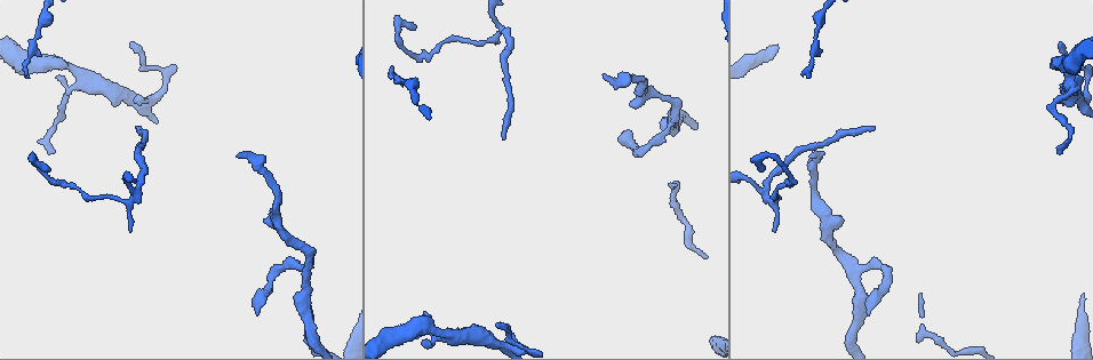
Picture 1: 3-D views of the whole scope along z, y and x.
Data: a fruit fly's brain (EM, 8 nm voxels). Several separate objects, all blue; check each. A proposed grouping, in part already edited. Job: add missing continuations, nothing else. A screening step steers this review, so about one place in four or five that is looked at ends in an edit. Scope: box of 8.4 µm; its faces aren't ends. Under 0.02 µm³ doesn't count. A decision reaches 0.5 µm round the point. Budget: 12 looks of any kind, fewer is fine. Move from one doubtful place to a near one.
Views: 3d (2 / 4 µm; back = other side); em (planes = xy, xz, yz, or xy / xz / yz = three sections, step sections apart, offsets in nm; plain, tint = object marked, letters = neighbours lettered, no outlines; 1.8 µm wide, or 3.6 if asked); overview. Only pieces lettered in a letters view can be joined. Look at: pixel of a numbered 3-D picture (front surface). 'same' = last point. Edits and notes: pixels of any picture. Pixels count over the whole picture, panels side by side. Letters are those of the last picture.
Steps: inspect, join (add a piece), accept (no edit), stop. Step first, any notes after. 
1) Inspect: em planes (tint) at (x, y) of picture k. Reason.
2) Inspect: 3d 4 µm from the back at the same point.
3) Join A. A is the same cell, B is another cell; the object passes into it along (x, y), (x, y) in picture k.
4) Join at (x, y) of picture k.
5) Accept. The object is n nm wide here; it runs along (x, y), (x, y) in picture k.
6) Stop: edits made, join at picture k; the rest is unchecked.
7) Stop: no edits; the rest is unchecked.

Inspect: 3d 4 µm from the back at (499, 41) of picture 1. Branch stops here.

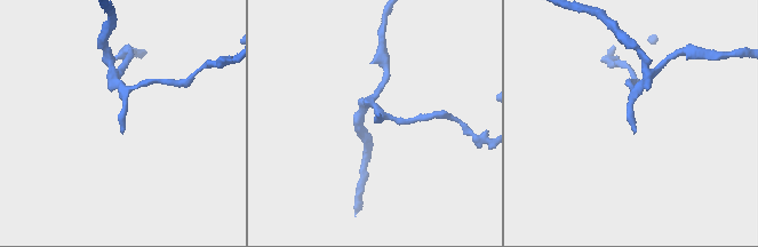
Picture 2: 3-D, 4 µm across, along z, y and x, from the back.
Inspect: em planes (letters) at (635, 133) of picture 2.

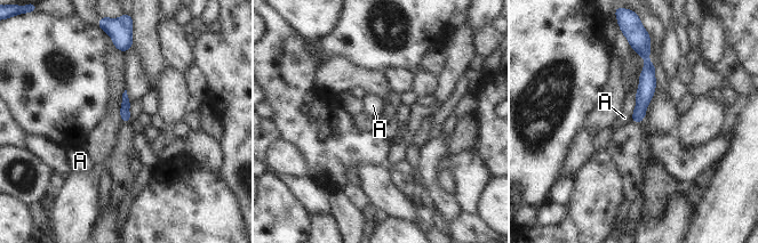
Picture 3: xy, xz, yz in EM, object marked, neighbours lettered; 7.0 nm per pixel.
Accept. The longest contact is with A, 60 nm; A is another cell; no lettered piece goes on from it.

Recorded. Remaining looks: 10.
Inspect: 3d 4 µm at (238, 156) of picture 1. Branch stops here.

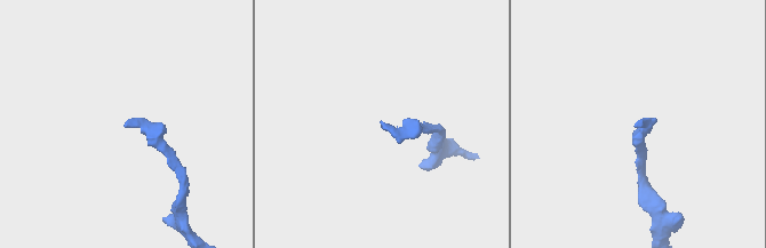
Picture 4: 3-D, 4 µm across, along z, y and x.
Inspect: em xz step 8 (letters) at (381, 123) of picture 4. Now the EM.

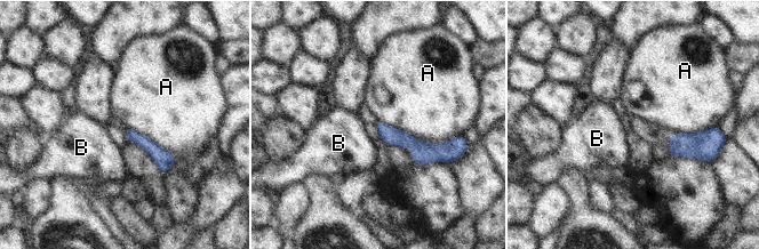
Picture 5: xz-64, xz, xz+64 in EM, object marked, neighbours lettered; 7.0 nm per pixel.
Accept. The longest contact is with A, 420 nm; A and B are other cells; it runs along (380, 125), (422, 152), (442, 152) in picture 5; none of them fits.

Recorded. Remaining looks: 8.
Inspect: em planes (tint) at (138, 127) of picture 1. An open end.

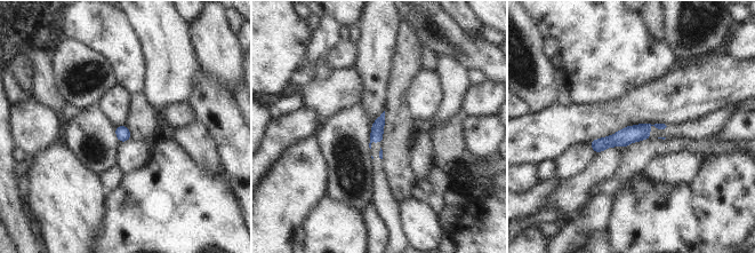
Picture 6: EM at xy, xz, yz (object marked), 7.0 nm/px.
Inspect: em planes (letters) at the same point. What lies round it.

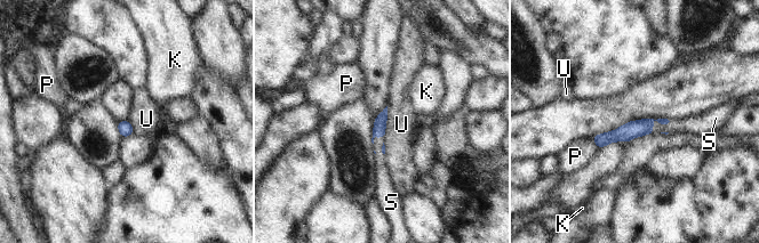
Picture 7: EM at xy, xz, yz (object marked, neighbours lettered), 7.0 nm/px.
Join S. S is the same cell, K, P and U are other cells; the object passes into it along (632, 129), (656, 120), (688, 124) in picture 7; it goes on there.

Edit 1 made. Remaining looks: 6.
Inspect: overview.

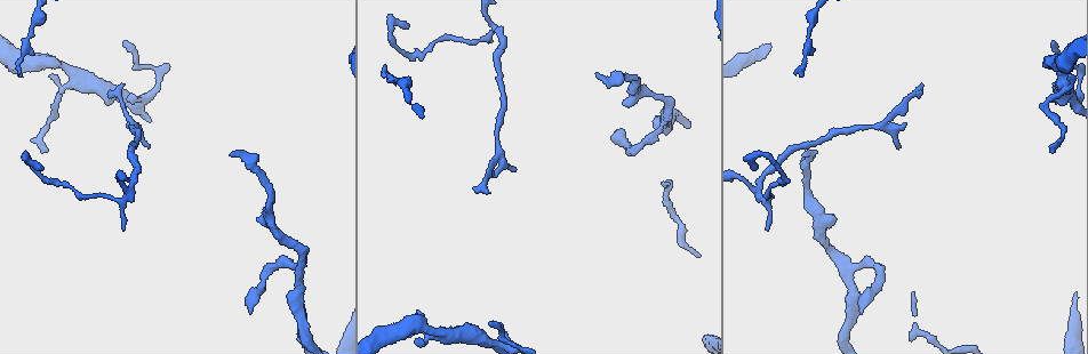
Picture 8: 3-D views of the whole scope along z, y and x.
Inspect: em planes (tint) at (47, 63) of picture 8. Calibre changes.

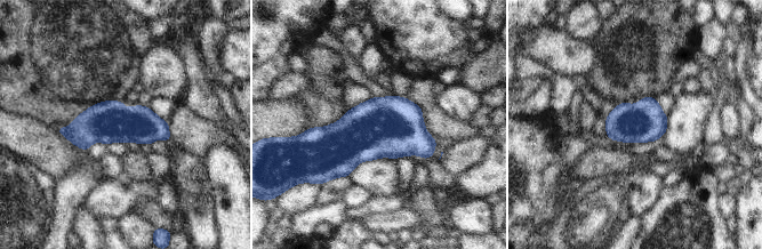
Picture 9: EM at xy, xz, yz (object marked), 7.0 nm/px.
Inspect: em planes (letters) at the same point. What lies round it.

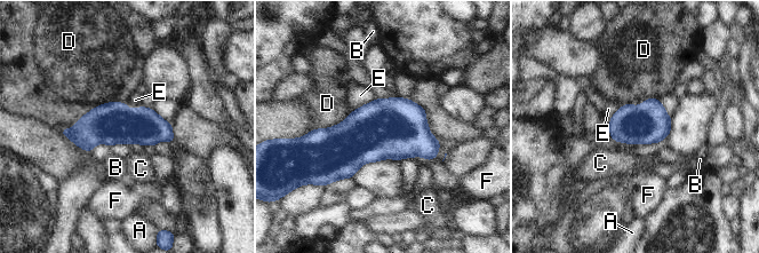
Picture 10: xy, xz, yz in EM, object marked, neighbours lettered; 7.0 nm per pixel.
Accept. A, B, C, D, E and F are other cells; a border runs along (376, 99), (352, 111) in picture 10; no lettered piece goes on from it.

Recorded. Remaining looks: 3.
Inspect: em planes (letters) at (1051, 150) of picture 8. Tapers out.

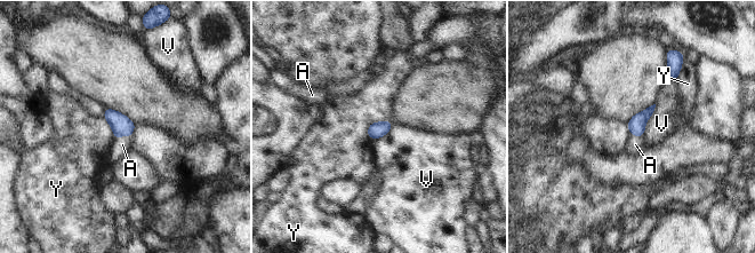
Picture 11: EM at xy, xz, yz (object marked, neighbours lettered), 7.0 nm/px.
Join A. A is the same cell, V and Y are other cells; the object passes into it along (122, 126), (123, 135), (122, 144) in picture 11; it goes on there.

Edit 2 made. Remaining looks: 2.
Stop: edits made, join at picture 7, join at picture 11; the rest is unchecked.

